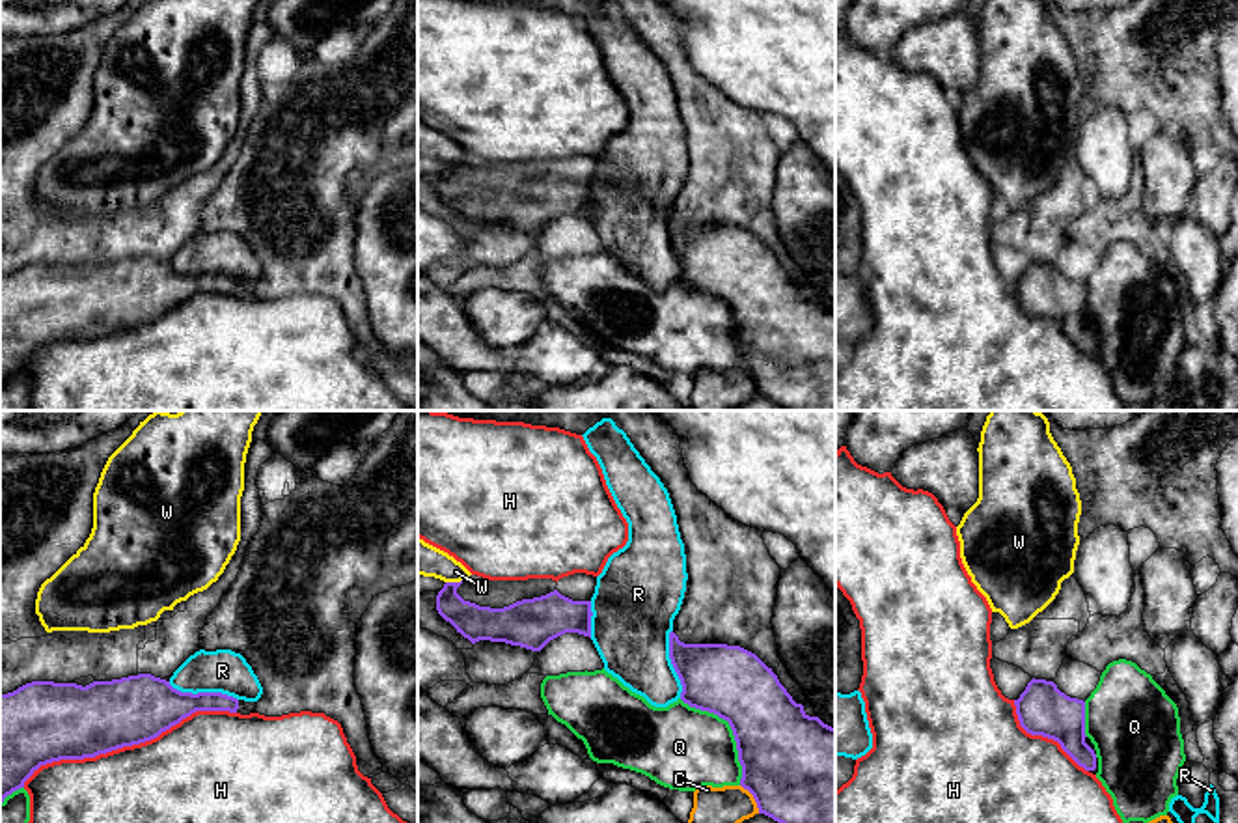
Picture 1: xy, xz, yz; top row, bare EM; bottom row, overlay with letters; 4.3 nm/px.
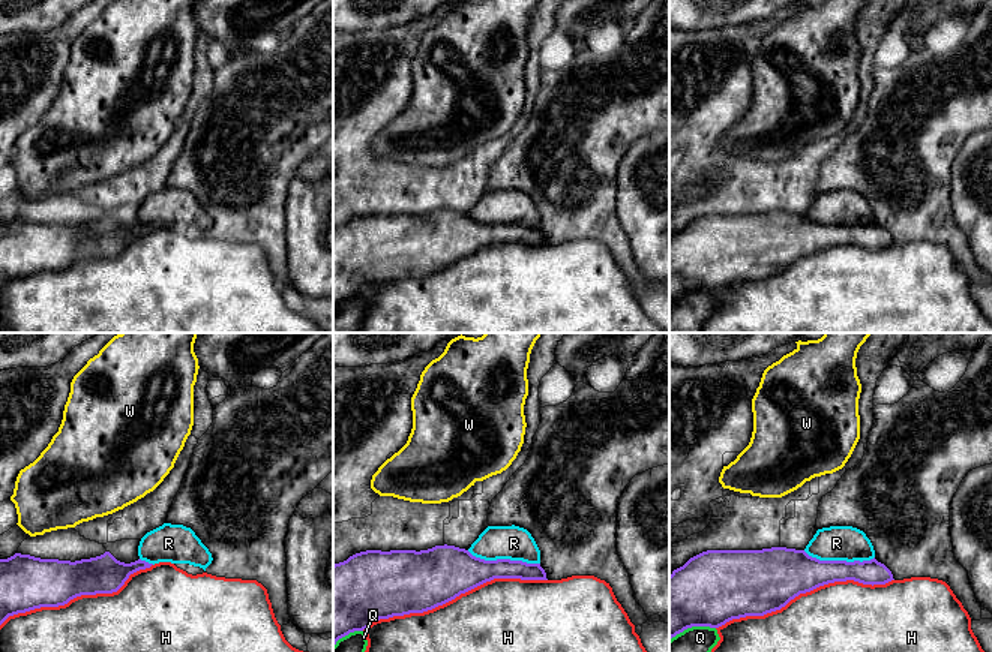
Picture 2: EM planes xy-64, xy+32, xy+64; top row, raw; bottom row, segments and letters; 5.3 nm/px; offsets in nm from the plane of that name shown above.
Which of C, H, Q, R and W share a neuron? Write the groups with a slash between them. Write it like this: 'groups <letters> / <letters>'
groups C / H / Q / R / W

